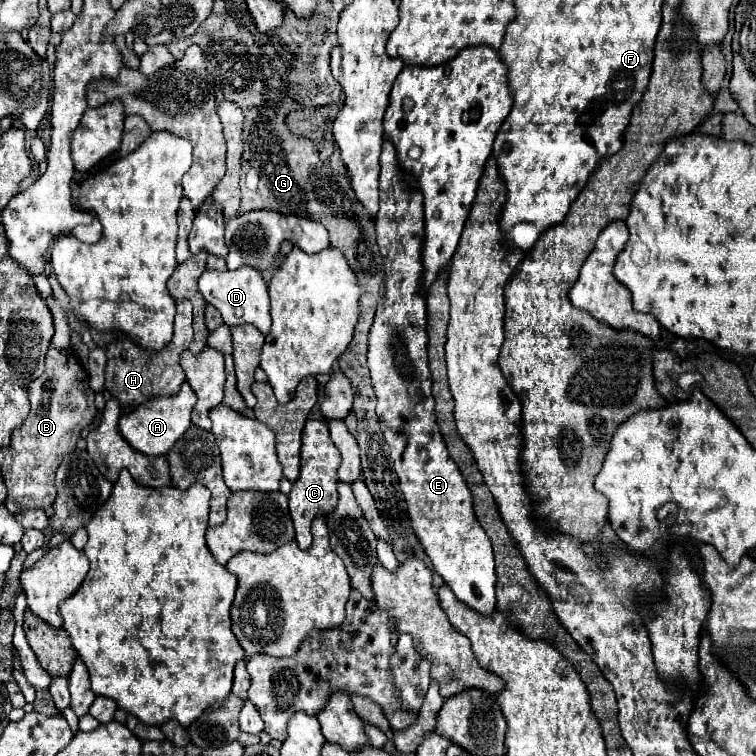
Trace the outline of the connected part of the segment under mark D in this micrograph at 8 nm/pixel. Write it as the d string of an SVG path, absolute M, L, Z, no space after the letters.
M240 266L238 270L210 270L206 268L204 274L198 280L200 292L208 304L212 304L224 318L226 326L238 326L238 324L254 324L262 334L270 332L270 300L268 290L262 280L262 274L256 268Z

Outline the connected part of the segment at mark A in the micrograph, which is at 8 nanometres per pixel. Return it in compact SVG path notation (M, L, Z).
M184 382L178 390L178 394L172 394L168 398L164 396L156 396L156 398L150 398L150 402L146 404L140 404L136 406L136 410L124 414L118 422L118 428L120 428L120 434L124 436L124 440L148 454L148 456L162 456L162 454L168 454L170 448L174 446L174 442L184 434L184 430L188 430L190 426L190 412L196 404L196 394L192 392L192 388Z

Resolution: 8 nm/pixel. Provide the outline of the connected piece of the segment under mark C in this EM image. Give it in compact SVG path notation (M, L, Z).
M308 420L302 432L302 468L298 480L292 484L290 492L290 516L296 528L296 542L302 550L308 550L312 544L312 534L310 534L310 522L316 516L326 514L332 510L338 502L338 492L336 492L336 470L340 466L340 452L336 446L332 446L332 438L328 434L328 426L324 420Z

